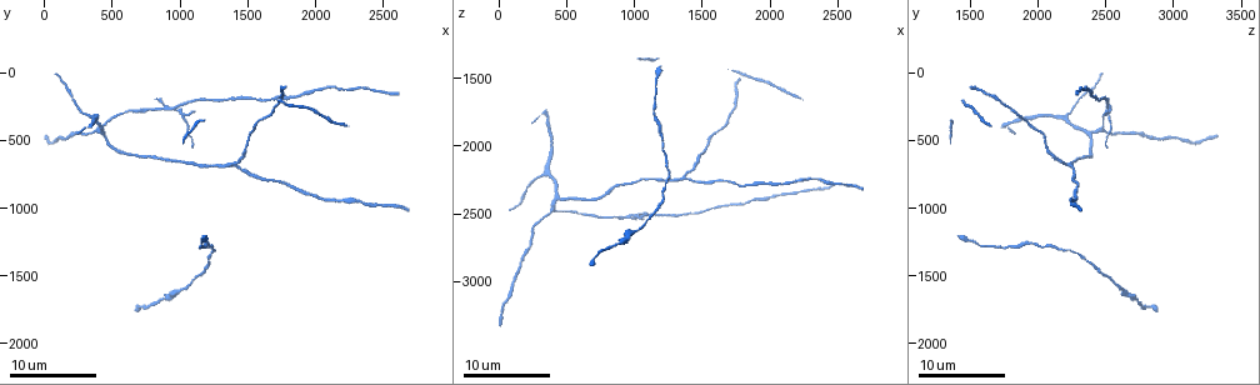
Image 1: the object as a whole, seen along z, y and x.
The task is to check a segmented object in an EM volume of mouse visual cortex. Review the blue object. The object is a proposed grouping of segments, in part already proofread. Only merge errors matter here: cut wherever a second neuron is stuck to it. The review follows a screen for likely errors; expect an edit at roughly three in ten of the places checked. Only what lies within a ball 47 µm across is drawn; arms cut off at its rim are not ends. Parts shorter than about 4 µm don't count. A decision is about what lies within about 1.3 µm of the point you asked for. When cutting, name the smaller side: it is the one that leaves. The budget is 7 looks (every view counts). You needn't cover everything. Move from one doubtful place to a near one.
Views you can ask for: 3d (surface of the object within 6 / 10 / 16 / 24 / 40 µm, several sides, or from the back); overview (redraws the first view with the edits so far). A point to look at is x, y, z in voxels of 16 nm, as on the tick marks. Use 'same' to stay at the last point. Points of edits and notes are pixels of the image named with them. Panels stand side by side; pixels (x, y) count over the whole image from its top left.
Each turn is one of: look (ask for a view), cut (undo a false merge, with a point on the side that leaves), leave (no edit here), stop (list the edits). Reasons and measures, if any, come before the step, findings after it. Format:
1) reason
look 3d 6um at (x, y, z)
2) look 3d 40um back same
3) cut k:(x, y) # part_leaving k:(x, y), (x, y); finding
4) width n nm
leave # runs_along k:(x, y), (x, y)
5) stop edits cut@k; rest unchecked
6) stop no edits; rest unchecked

four-way junction
look 3d 10um at (1000, 240, 2500)

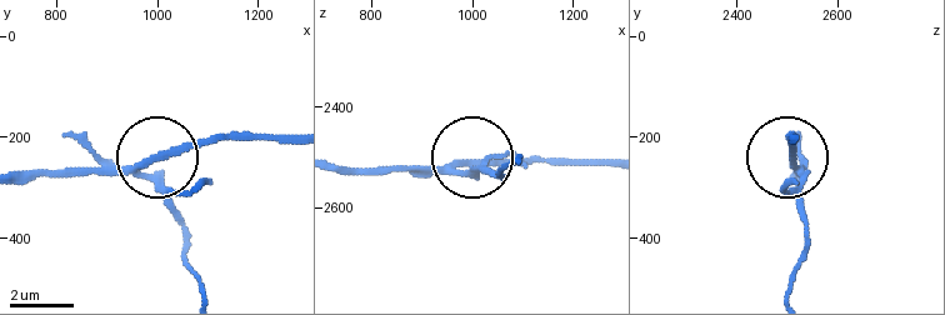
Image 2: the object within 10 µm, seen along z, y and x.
other side
look 3d 10um back at (985, 265, 2515)

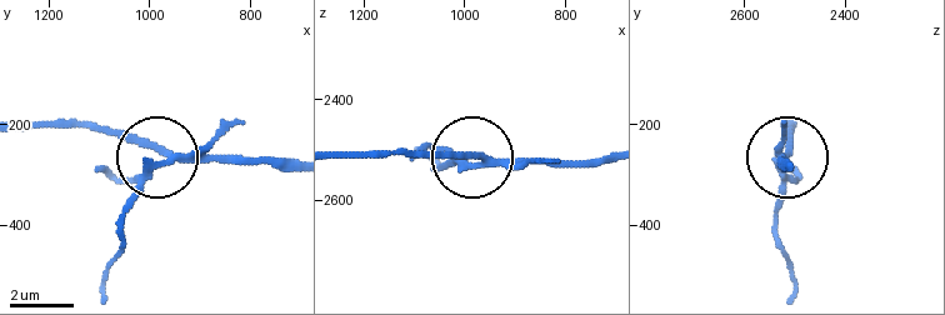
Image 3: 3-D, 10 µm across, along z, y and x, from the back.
cut 3:(224, 126) # part_leaving 3:(179, 156), (158, 165), (128, 213), (104, 294); two neurons meet here

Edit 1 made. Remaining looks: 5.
see it whole again
look overview

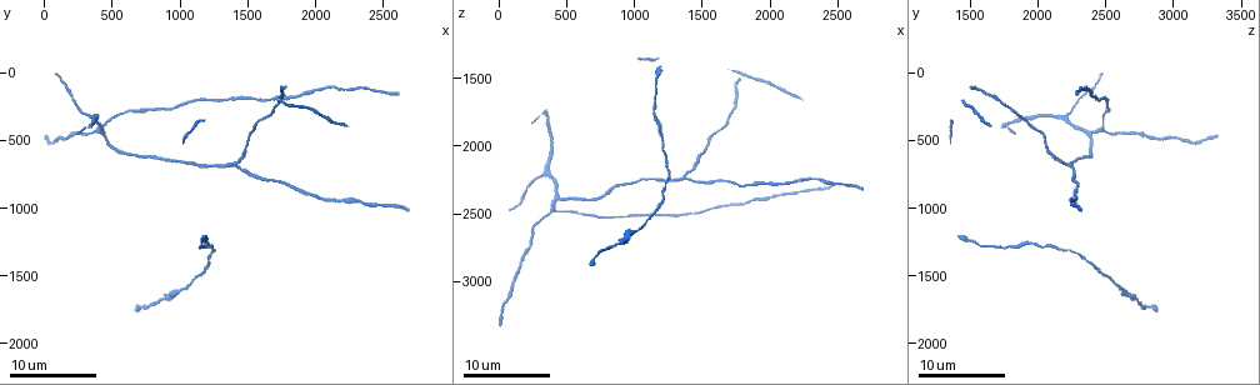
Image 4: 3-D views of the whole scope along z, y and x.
three-way junction
look 3d 10um at (1360, 680, 2240)

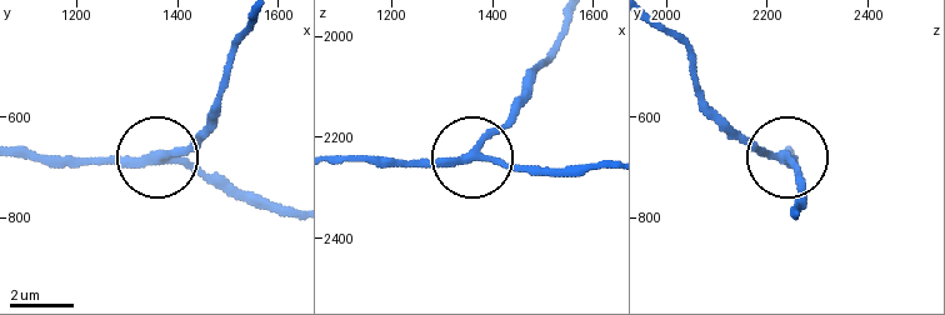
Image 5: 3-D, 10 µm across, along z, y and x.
width 240 nm
leave # runs_along 5:(339, 156), (404, 164), (493, 156), (533, 173), (563, 173); all the same neuron

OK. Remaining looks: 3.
three arms meet
look 3d 10um at (420, 460, 2380)

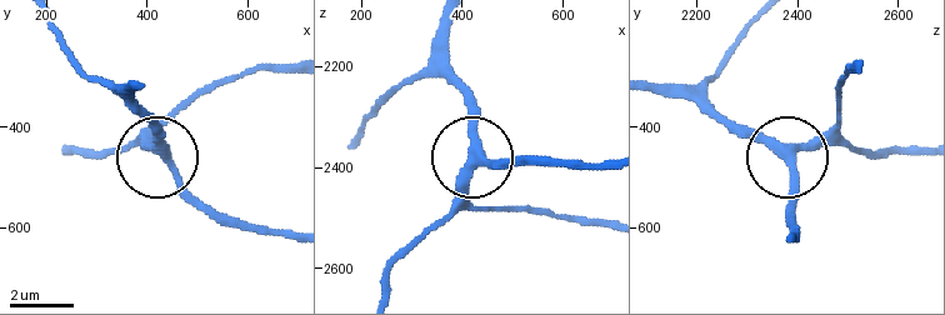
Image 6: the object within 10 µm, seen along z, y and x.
arms 3
leave # one neuron here

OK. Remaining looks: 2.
stop edits cut@3; rest unchecked

